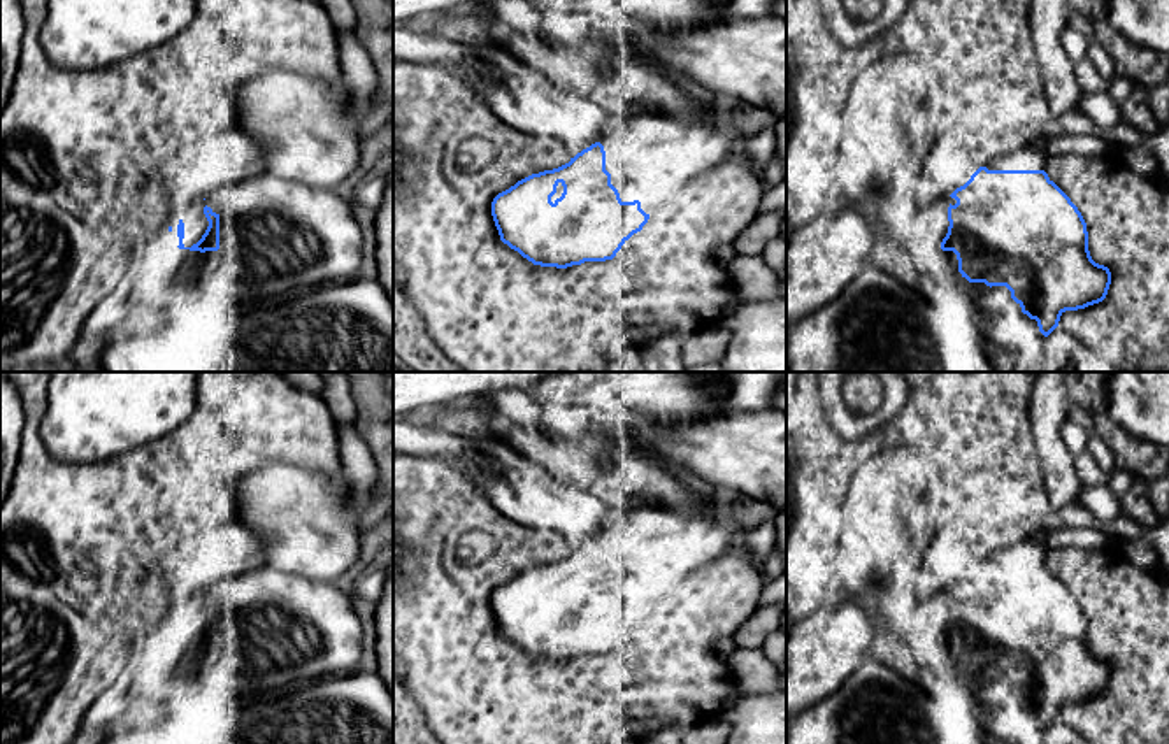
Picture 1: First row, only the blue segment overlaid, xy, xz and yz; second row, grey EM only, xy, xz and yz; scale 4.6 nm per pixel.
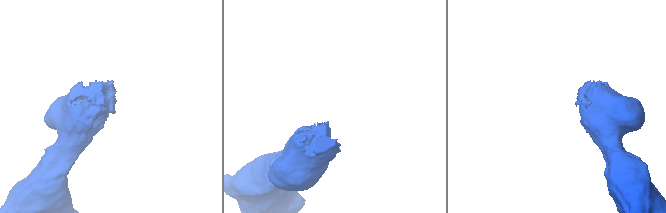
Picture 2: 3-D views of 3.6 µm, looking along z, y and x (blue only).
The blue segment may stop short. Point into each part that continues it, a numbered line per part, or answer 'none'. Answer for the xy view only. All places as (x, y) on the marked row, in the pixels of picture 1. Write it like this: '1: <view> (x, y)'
1: xy (288, 237)

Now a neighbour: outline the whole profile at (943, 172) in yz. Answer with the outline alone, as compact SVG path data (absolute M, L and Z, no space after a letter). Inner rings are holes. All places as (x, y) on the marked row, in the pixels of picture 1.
M946 144L934 149L922 172L916 200L920 205L948 198L962 181L960 153Z

